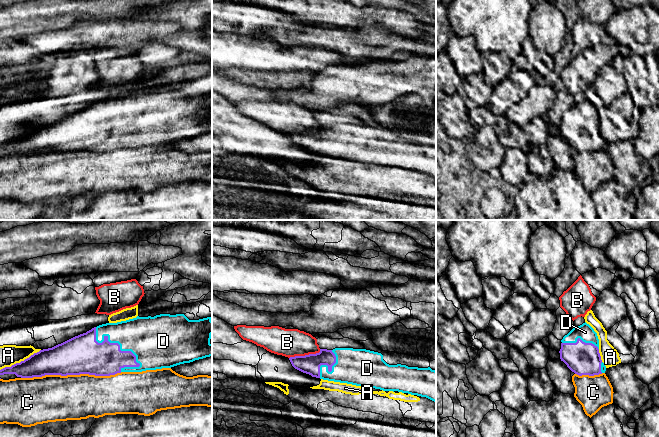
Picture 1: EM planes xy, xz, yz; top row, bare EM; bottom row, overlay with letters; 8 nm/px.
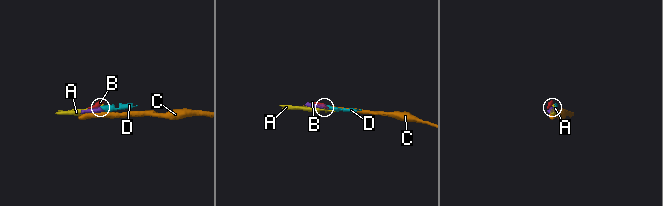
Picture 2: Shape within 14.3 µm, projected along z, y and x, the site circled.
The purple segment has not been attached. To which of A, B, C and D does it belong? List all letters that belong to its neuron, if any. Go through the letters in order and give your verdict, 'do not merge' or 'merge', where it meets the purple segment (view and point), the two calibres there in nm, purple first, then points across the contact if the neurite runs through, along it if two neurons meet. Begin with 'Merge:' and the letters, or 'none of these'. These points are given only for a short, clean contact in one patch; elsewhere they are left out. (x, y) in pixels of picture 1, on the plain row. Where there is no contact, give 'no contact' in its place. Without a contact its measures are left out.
Merge: D
A: do not merge; meets purple in xy at (21, 137); 220 nm thick on the purple side, 160 nm on the other
B: do not merge; meets purple in xz at (305, 131); 160 nm thick on the purple side, 220 nm on the other
C: do not merge; meets purple in xy at (71, 150); 320 nm thick on the purple side, 380 nm on the other
D: merge; meets purple in xy at (113, 119); 300 nm thick on the purple side, 320 nm on the other

